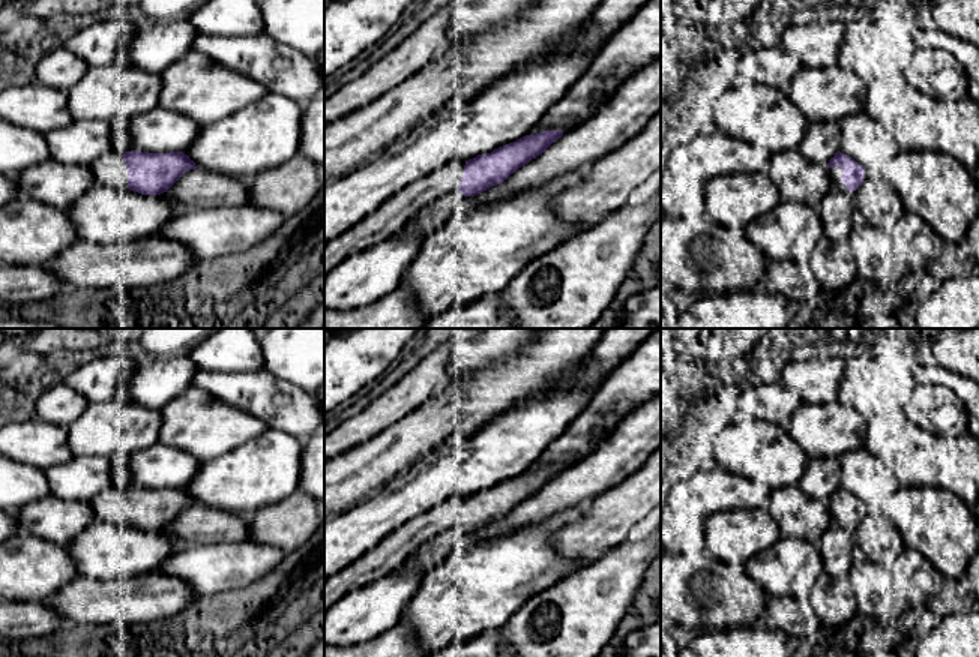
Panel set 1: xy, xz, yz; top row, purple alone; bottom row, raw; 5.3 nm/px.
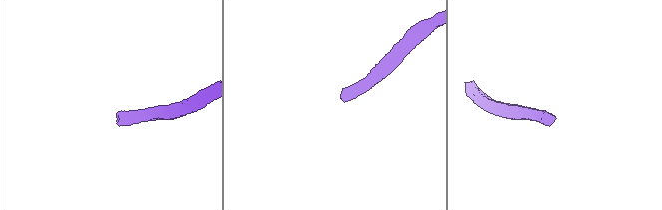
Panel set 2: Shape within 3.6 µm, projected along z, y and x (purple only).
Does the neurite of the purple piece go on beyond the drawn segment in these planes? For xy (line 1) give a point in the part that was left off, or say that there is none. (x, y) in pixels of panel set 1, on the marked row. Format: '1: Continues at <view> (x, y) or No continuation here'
1: Continues at xy (110, 170)

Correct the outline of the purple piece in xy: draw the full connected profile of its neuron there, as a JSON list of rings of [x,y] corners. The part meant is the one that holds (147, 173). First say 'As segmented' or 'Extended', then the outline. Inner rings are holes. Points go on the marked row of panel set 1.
Extended. [[[108,152],[92,165],[98,186],[111,186],[119,190],[134,190],[141,195],[167,192],[186,171],[195,170],[195,162],[182,152]]]

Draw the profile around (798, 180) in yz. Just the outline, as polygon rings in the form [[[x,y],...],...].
[[[796,148],[766,158],[763,171],[785,202],[815,207],[830,186],[827,166],[811,164]]]

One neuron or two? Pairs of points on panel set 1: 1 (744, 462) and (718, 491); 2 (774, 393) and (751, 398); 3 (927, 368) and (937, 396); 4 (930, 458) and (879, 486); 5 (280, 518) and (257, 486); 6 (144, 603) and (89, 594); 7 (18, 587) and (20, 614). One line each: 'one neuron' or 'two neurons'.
1: two neurons
2: one neuron
3: two neurons
4: two neurons
5: two neurons
6: one neuron
7: two neurons

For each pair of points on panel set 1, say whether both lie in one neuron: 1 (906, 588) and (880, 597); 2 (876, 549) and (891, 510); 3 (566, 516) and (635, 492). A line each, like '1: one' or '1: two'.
1: two
2: two
3: two

